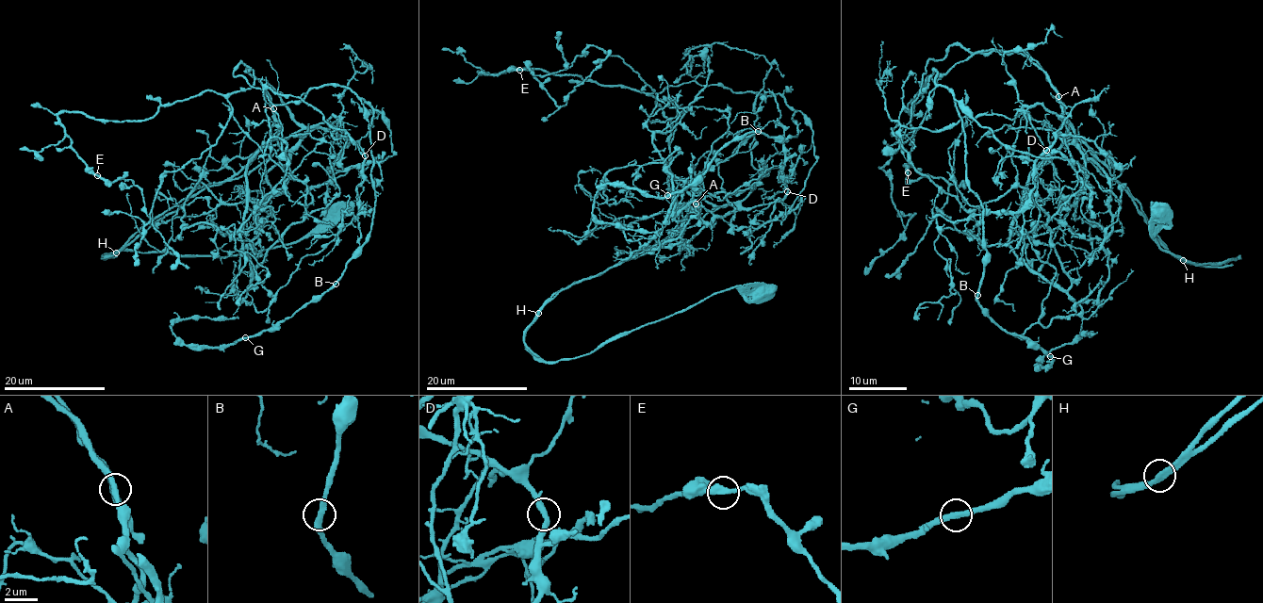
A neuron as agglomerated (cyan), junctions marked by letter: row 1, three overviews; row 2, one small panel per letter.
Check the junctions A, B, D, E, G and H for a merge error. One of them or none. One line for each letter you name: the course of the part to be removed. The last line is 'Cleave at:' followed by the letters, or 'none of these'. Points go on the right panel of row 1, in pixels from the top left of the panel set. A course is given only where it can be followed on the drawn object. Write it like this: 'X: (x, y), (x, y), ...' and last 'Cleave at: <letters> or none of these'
H: (1182, 260), (1025, 55), (928, 60), (981, 205), (980, 306), (1039, 366), (1088, 334)
Cleave at: H

